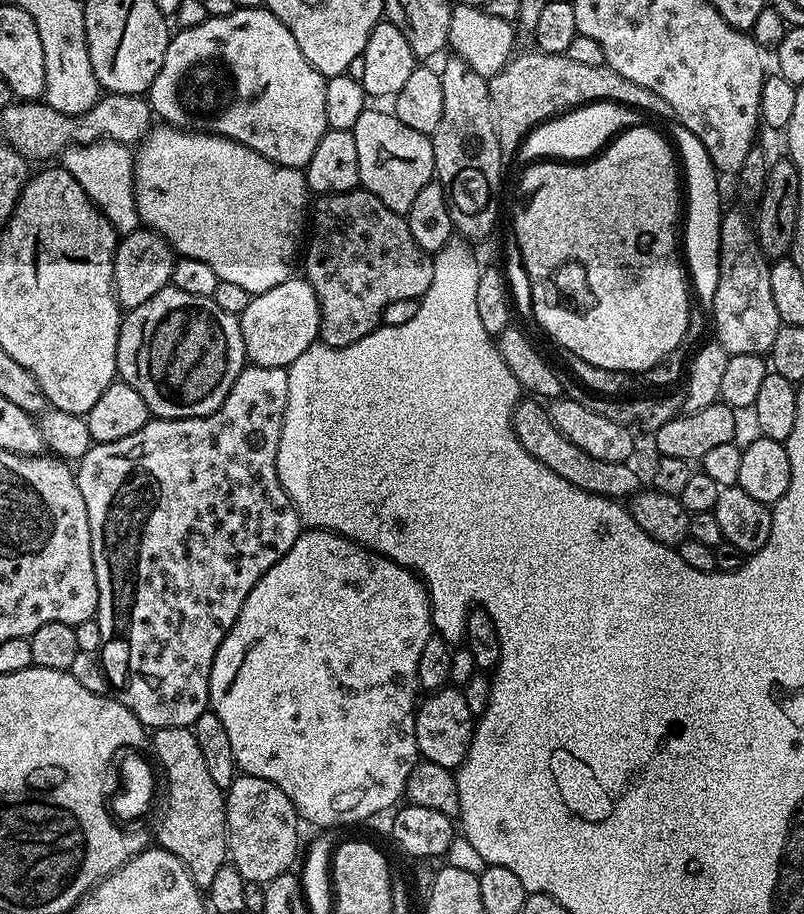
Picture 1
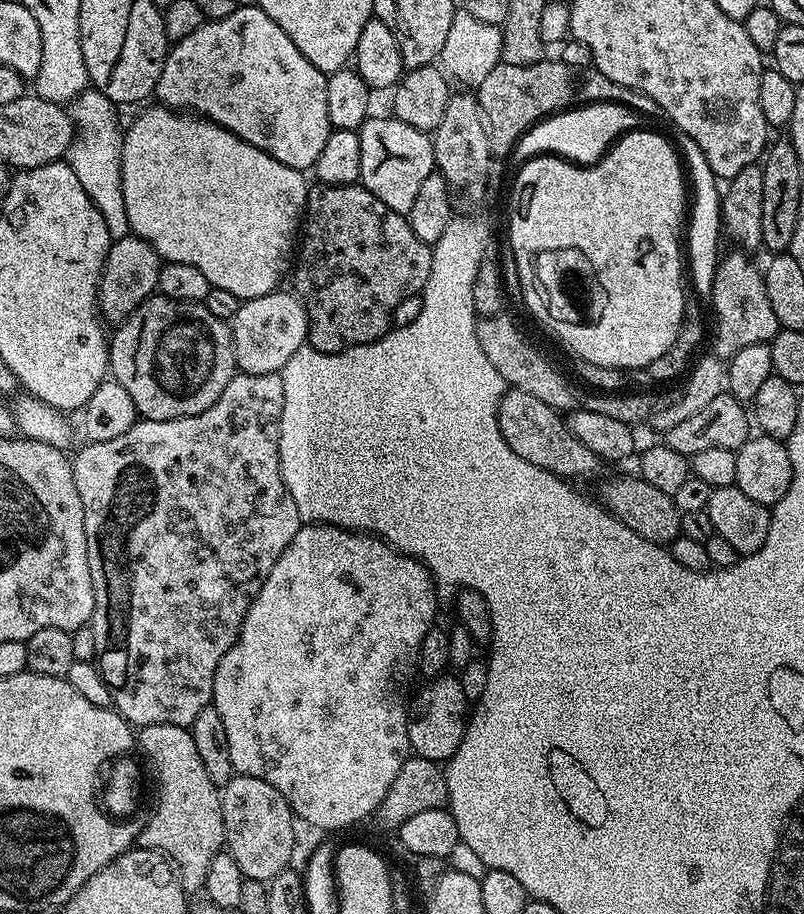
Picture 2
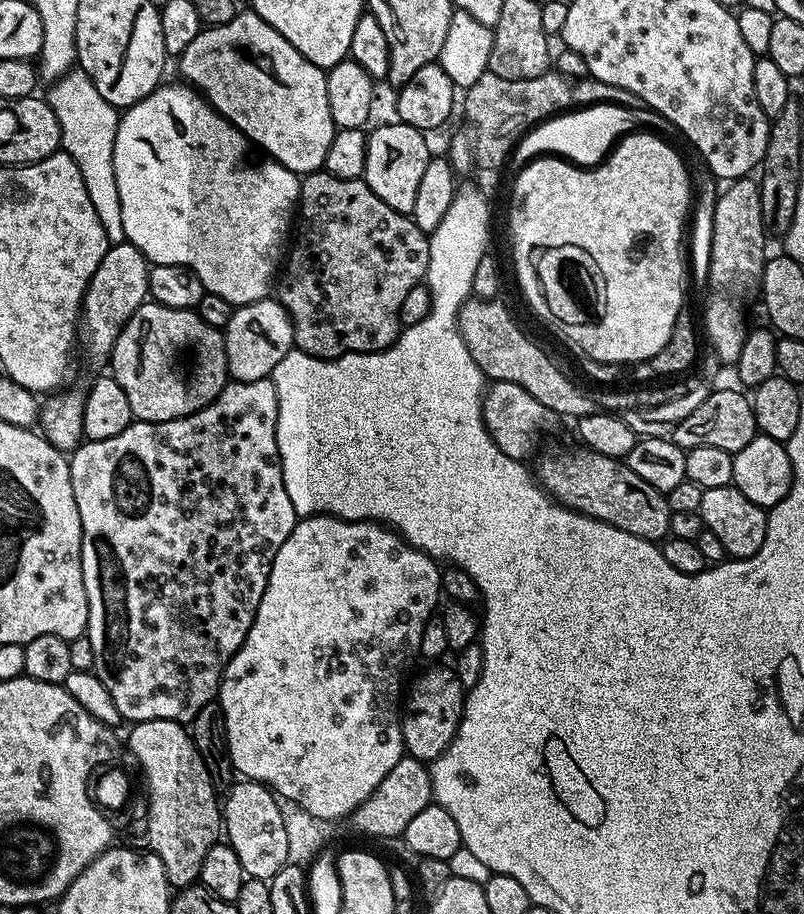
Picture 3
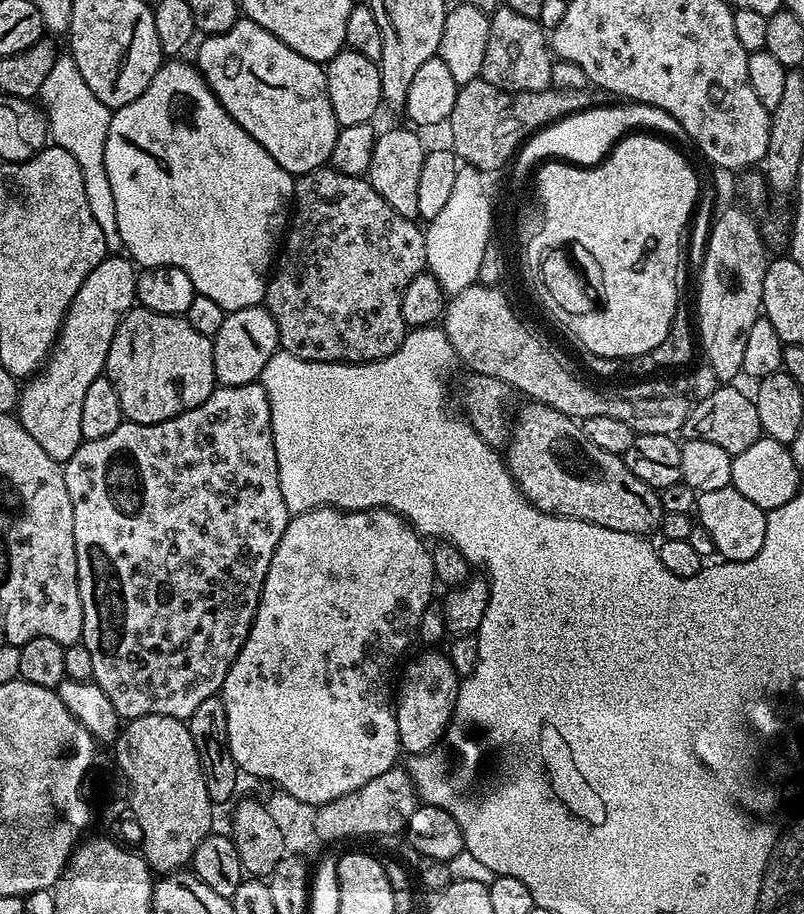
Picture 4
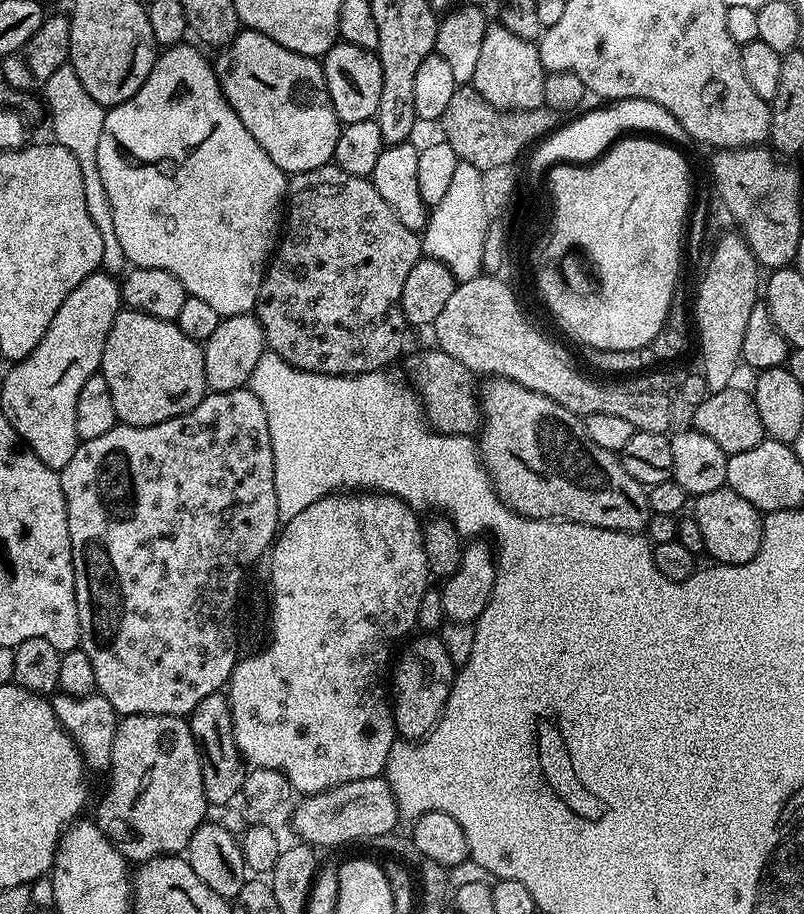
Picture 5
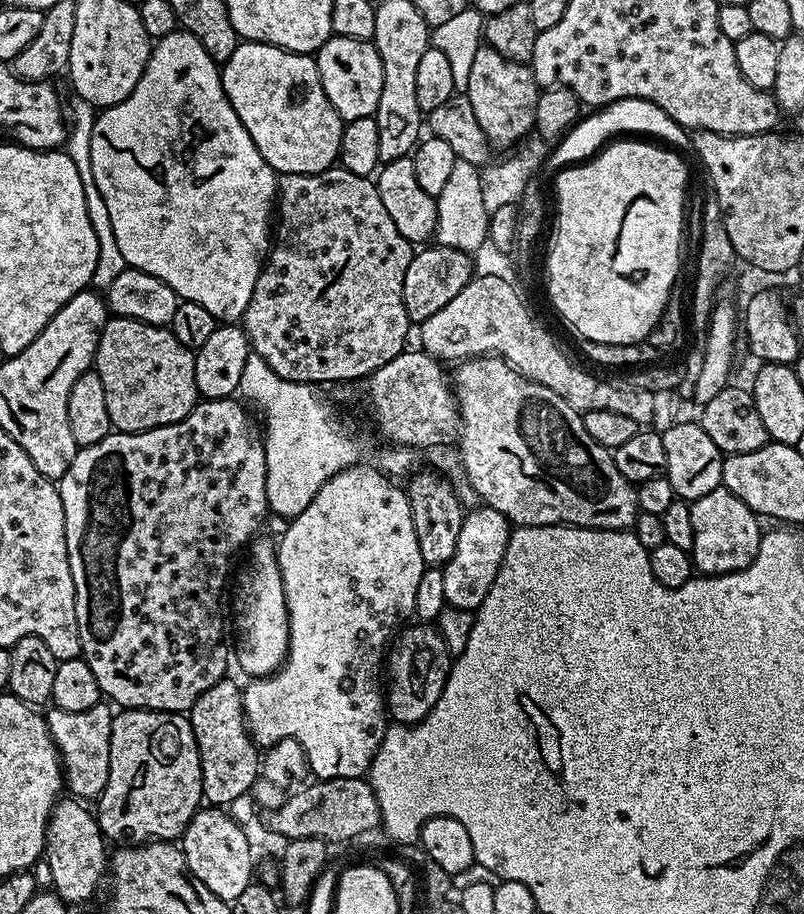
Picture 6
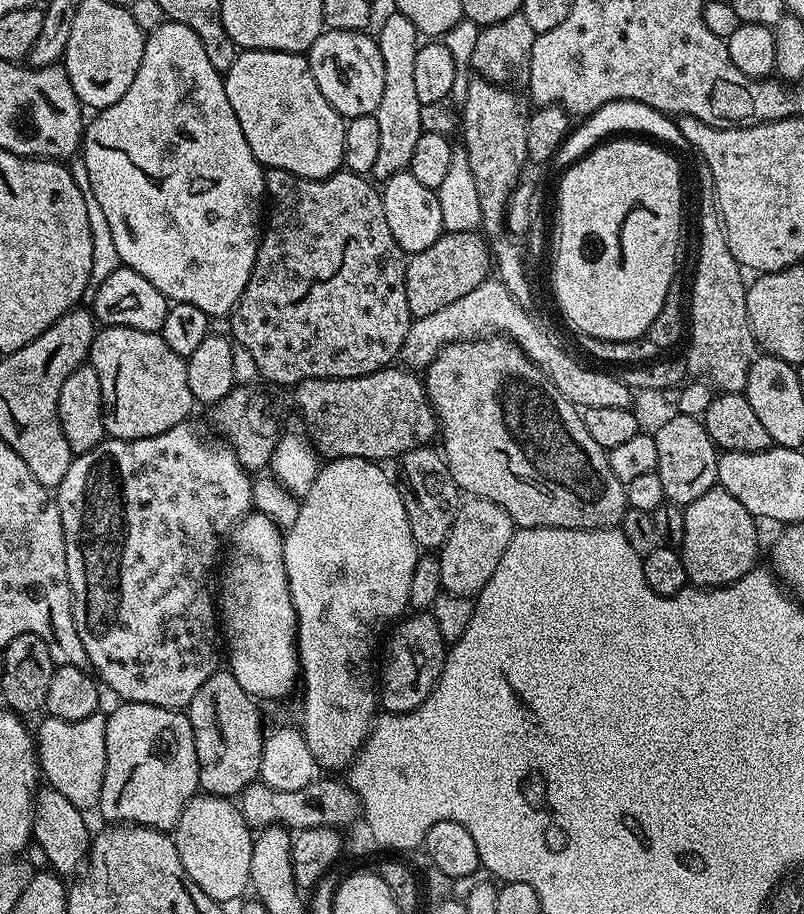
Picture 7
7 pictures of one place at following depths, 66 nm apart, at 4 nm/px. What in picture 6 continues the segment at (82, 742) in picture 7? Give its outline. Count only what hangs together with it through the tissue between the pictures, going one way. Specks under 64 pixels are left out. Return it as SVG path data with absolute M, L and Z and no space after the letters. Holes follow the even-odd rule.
M106 702L95 704L86 711L64 711L55 706L45 711L48 732L60 751L65 787L77 799L97 799L109 780L110 730L113 728L113 718L113 707Z

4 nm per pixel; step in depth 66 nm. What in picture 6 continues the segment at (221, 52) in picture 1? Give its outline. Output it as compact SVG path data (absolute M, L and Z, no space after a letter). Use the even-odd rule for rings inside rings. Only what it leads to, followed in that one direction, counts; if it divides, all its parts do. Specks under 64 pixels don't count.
M253 40L237 43L234 54L223 61L220 69L222 90L234 106L234 114L242 118L242 126L254 138L254 146L258 146L258 154L270 162L277 174L314 174L333 167L340 158L340 143L345 121L334 110L330 98L326 98L326 90L322 90L322 78L318 74L318 66L311 55L302 52L287 52L278 46L259 44Z

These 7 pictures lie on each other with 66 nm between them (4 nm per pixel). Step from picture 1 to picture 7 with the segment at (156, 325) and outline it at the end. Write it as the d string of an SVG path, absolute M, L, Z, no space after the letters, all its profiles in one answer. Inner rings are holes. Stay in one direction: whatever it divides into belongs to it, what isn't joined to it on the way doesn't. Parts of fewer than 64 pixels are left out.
M104 326L97 331L96 337L92 339L92 350L90 353L90 363L92 368L98 374L98 382L102 386L102 414L104 415L105 433L113 440L137 440L138 438L150 438L154 434L162 434L166 430L170 430L174 426L185 423L189 419L188 416L194 409L194 401L190 394L190 382L186 379L187 359L178 354L174 354L174 350L170 350L170 346L166 346L166 342L161 338L159 332L147 332L146 330L134 330L130 326Z

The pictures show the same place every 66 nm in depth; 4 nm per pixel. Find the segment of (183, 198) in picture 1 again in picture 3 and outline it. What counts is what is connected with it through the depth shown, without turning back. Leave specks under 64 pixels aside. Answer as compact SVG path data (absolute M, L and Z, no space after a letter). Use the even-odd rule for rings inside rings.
M161 83L149 96L120 112L118 134L114 134L114 178L118 181L118 202L122 202L124 239L148 259L149 265L181 264L189 272L198 274L205 292L218 294L218 298L226 298L226 302L234 306L263 300L271 293L268 292L271 288L273 291L278 269L286 256L284 243L287 240L289 243L290 233L294 228L294 217L297 215L300 202L301 177L286 170L286 166L282 166L271 156L257 155L252 141L243 136L222 113L217 112L195 88L185 86L183 83L180 83L181 85L168 83Z

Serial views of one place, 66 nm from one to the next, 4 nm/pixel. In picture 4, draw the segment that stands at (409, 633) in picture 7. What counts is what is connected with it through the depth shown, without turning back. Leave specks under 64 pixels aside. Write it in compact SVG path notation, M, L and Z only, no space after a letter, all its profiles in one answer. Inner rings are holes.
M424 650L421 656L410 660L403 665L398 691L394 696L394 707L400 747L409 757L413 757L435 748L444 739L448 725L452 723L461 677L457 676L443 651Z

